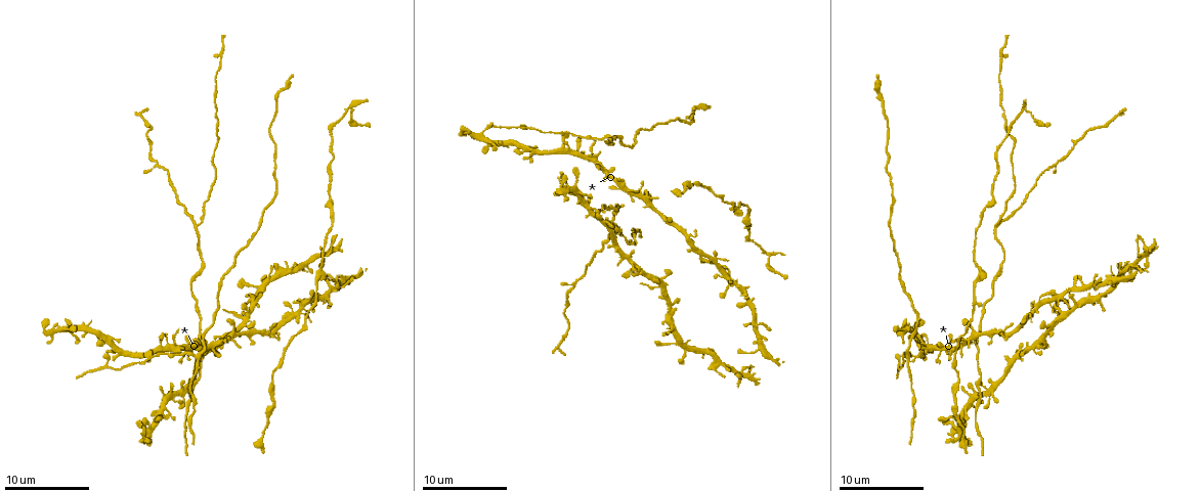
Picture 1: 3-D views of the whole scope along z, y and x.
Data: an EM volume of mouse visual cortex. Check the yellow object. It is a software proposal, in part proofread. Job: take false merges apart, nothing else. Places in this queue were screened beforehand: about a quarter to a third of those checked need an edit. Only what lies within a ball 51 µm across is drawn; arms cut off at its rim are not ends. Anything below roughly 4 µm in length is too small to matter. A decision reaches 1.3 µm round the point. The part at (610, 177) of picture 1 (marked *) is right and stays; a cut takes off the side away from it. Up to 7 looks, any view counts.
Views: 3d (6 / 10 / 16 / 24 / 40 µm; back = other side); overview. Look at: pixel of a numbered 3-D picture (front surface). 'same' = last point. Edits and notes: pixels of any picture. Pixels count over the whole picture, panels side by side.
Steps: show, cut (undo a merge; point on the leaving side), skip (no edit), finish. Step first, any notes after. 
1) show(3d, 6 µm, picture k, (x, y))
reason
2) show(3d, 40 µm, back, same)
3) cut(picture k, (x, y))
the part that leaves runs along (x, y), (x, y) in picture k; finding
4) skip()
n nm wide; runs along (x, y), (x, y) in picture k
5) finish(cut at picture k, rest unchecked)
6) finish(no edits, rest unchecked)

show(3d, 10 µm, picture 1, (607, 207))
side arm on a straight run

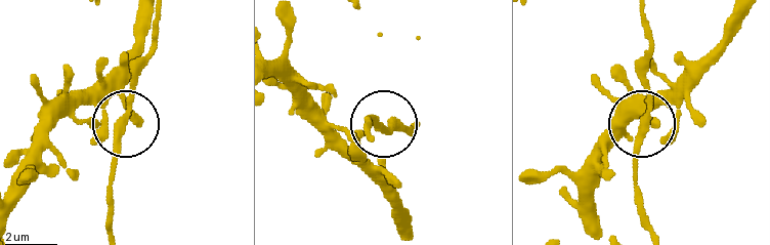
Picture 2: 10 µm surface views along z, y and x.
skip()
3 arms; runs along (420, 125), (413, 131), (388, 131), (367, 119) in picture 2; all the same neuron

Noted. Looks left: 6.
show(3d, 6 µm, picture 1, (147, 358))
small branch off a trunk

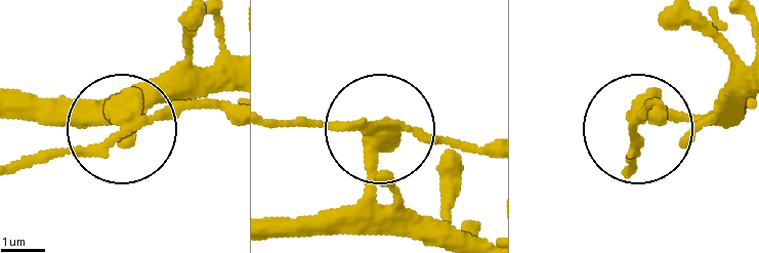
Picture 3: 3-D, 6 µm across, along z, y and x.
skip()
4 arms; runs along (438, 236), (376, 170), (373, 126), (273, 126) in picture 3; all the same neuron

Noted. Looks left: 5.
show(3d, 10 µm, picture 1, (995, 226))
arms part here

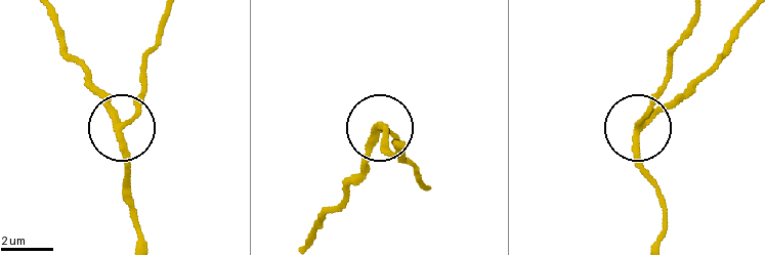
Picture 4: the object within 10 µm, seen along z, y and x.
skip()
3 arms; runs along (135, 235), (125, 141), (114, 109), (87, 78) in picture 4; continuous, no second neuron

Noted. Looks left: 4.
finish(no edits, rest unchecked)

